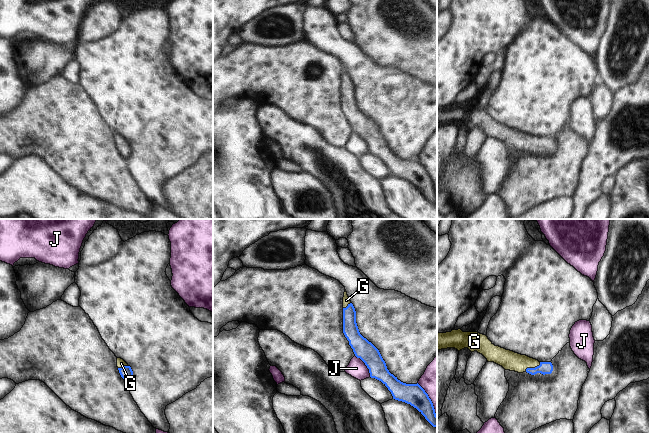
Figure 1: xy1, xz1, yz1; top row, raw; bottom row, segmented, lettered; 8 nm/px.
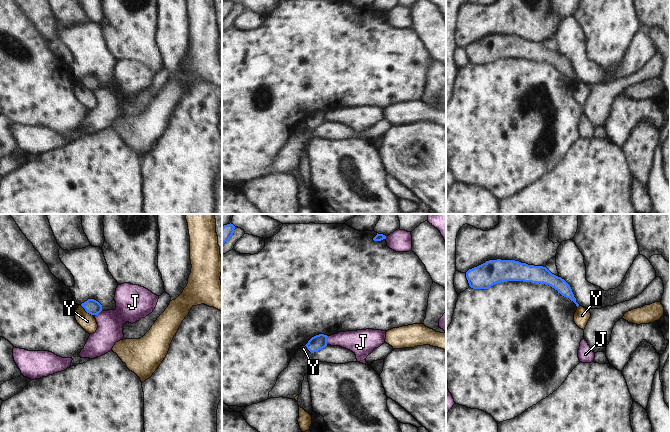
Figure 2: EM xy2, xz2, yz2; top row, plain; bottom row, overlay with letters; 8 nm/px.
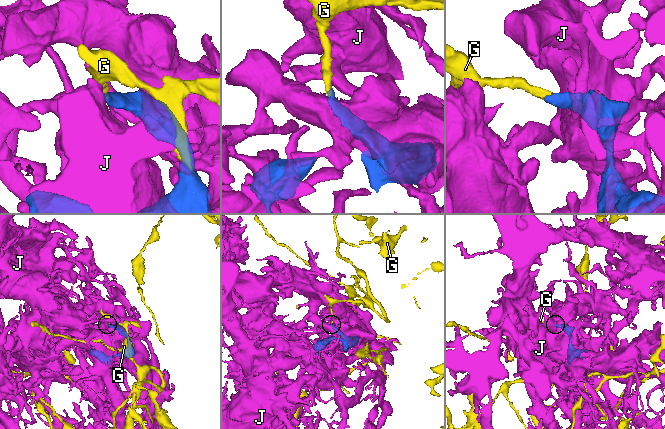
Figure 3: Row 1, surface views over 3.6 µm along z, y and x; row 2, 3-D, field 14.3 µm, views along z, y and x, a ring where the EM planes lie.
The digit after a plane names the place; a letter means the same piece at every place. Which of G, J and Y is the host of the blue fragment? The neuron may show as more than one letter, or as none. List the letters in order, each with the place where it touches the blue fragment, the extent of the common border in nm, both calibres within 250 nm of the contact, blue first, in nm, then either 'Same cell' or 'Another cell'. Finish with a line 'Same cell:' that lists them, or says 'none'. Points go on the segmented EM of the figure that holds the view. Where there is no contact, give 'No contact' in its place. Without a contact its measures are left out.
G: Touches blue at yz1 (532, 368). Shared border 150 nm. Thickness 100 nm (blue) against 160 nm. Same cell
J: Touches blue at xz1 (365, 364). Shared border 220 nm. Thickness 160 nm (blue) against 140 nm. Another cell
Y: Touches blue at xy2 (86, 311). Shared border 130 nm. Thickness 120 nm (blue) against 130 nm. Another cell
Same cell: G

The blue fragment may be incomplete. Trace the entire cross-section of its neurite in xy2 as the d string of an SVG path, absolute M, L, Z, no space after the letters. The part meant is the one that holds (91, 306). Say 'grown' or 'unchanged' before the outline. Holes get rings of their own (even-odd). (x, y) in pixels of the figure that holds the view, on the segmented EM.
unchanged | M88 299L81 306L91 315L97 315L102 311L102 305L94 299Z

